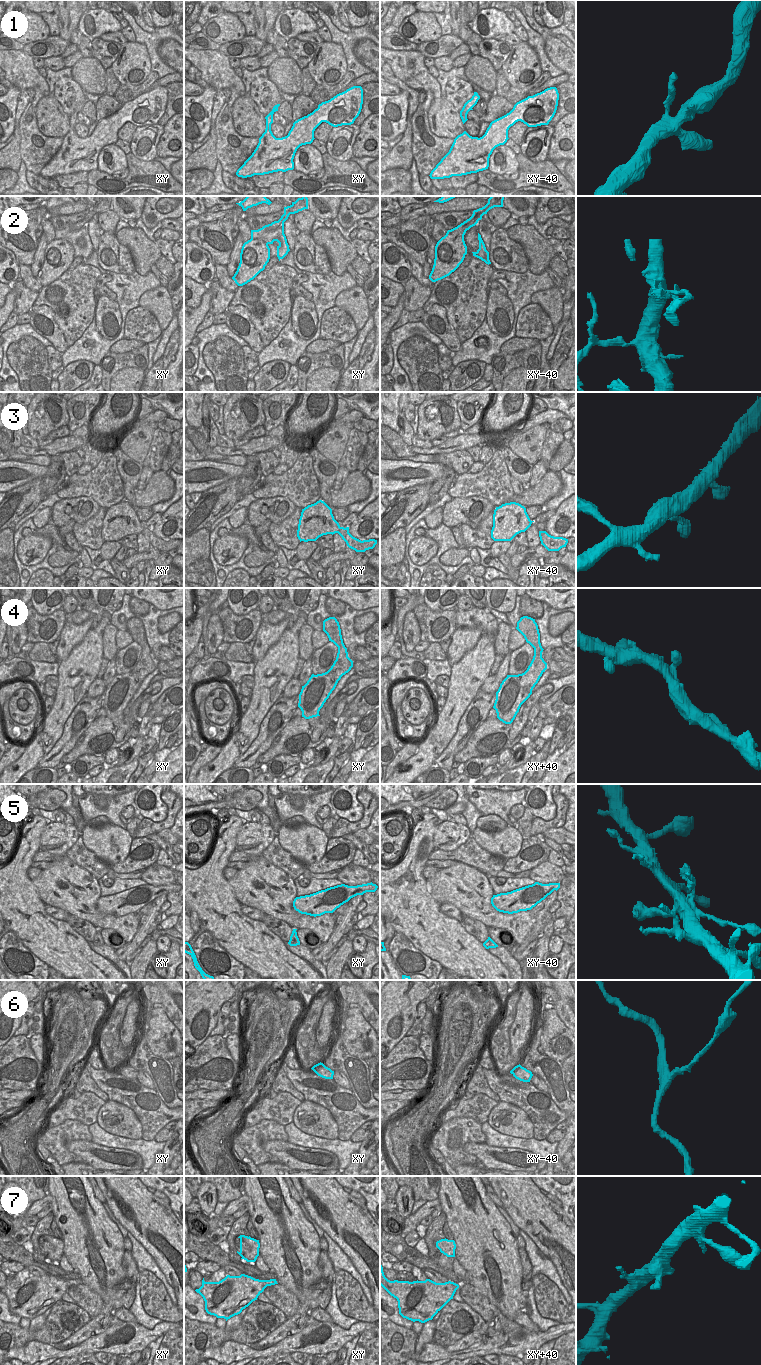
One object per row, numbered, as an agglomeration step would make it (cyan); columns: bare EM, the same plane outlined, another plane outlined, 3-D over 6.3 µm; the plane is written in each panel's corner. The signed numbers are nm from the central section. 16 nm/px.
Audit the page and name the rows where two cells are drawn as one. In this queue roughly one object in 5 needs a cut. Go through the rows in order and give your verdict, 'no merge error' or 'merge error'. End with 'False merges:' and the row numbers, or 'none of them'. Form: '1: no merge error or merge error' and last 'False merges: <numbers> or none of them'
1: no merge error
2: no merge error
3: no merge error
4: no merge error
5: no merge error
6: no merge error
7: no merge error
False merges: none of them

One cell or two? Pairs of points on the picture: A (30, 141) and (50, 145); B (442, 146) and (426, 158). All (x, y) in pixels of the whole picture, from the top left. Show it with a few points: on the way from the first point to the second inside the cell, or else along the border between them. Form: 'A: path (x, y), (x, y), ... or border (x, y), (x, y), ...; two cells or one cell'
A: path (35, 146), (37, 148), (45, 148); one cell
B: path (438, 147), (430, 154); one cell

